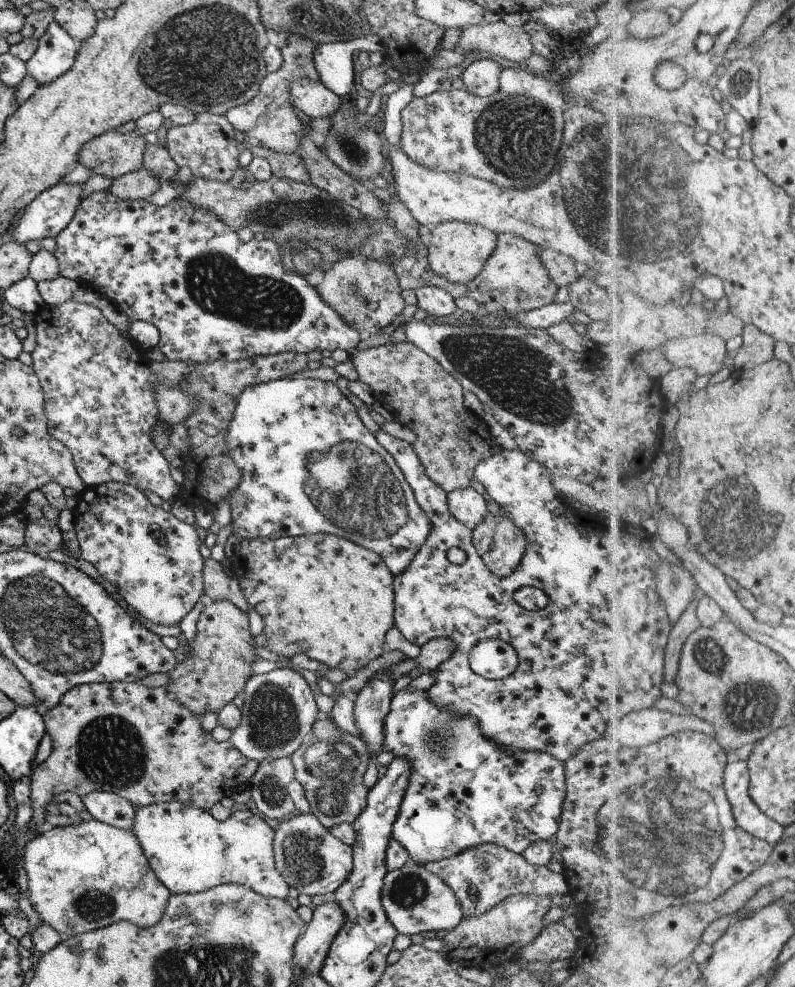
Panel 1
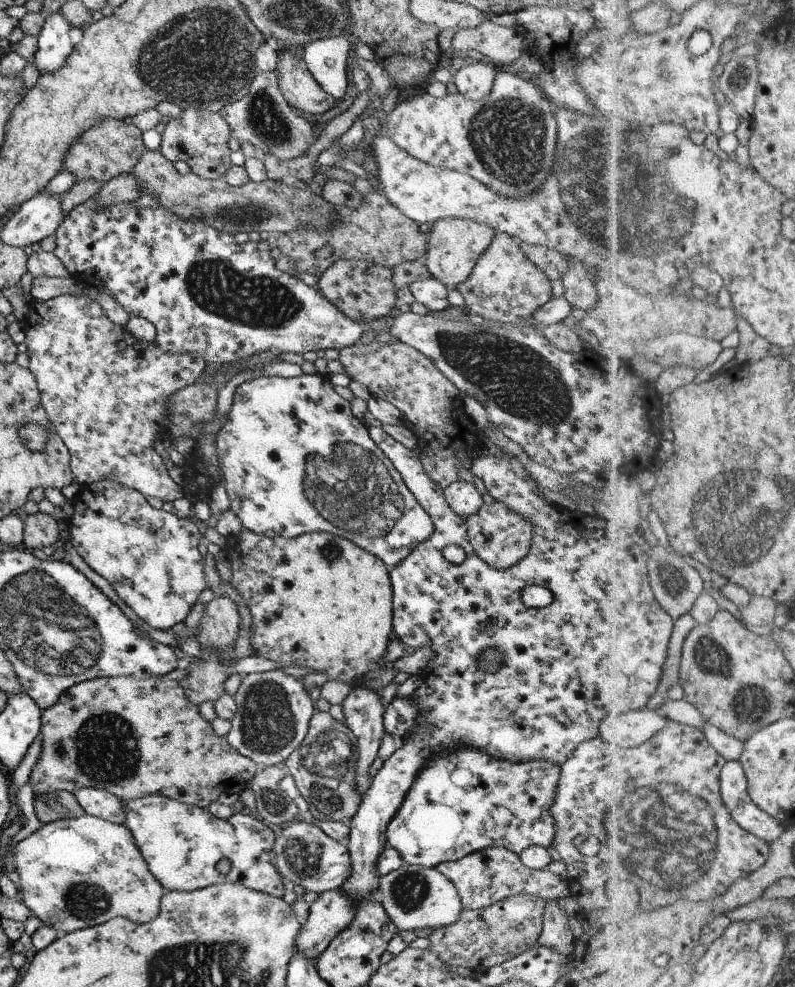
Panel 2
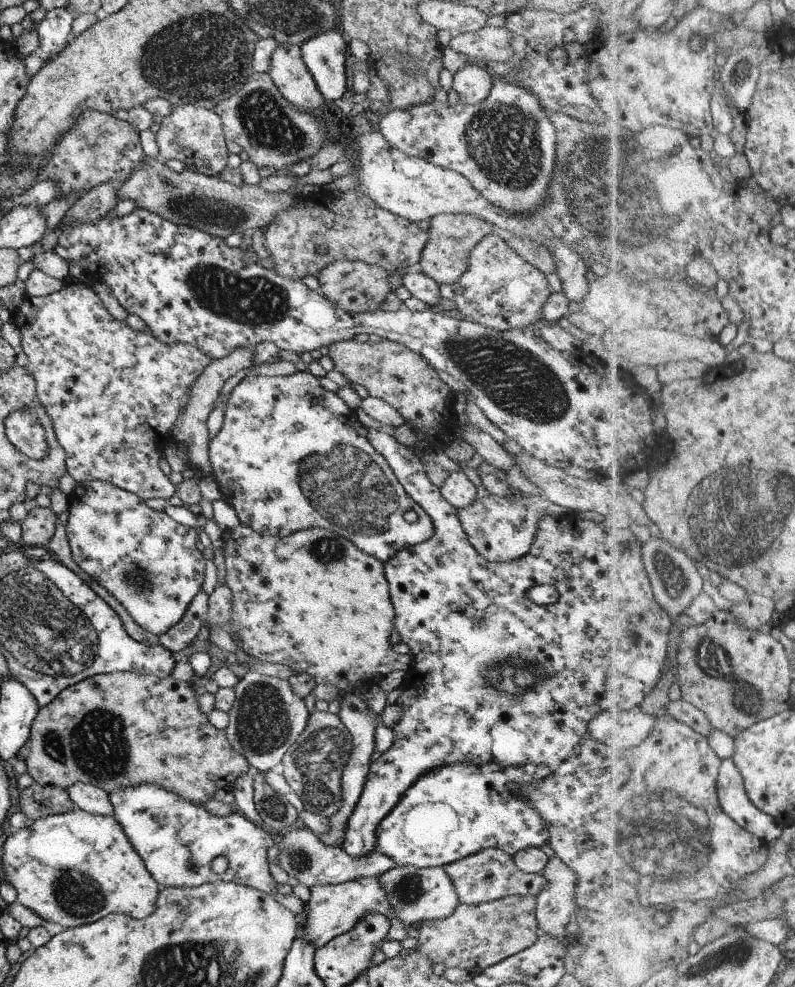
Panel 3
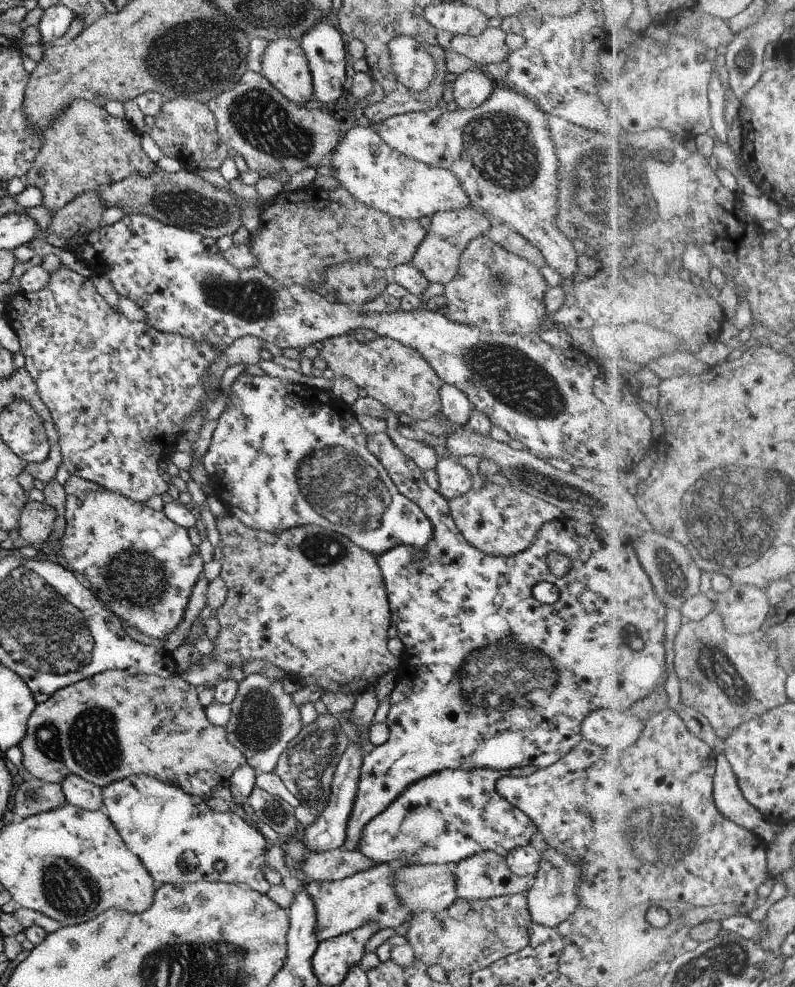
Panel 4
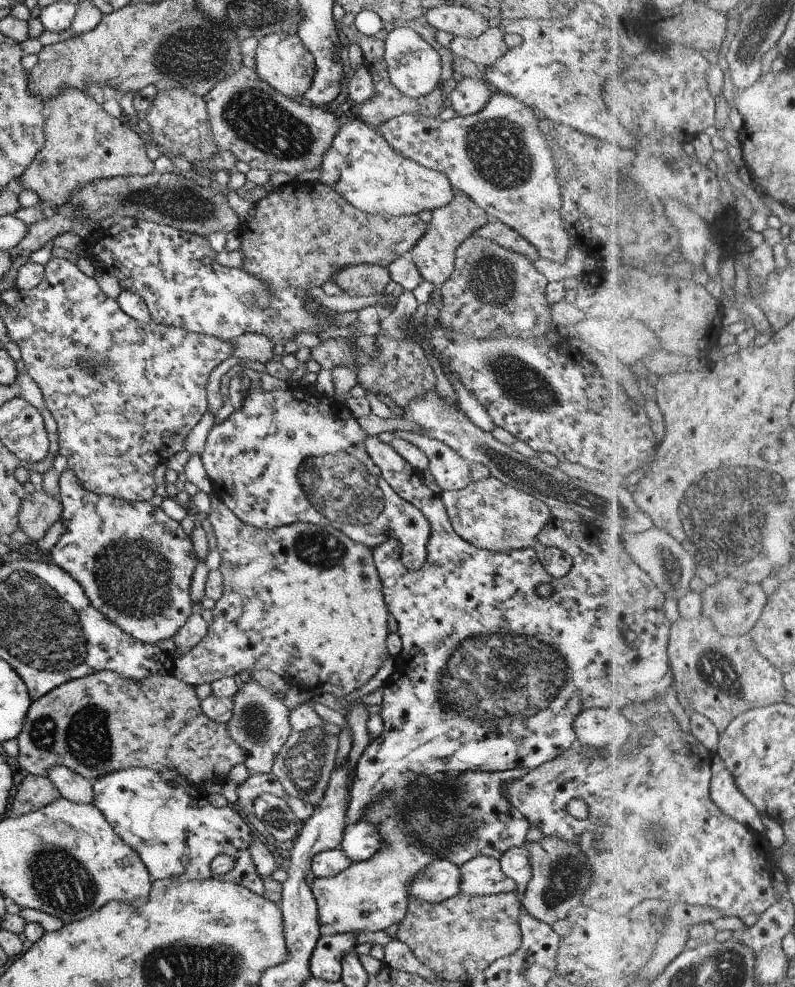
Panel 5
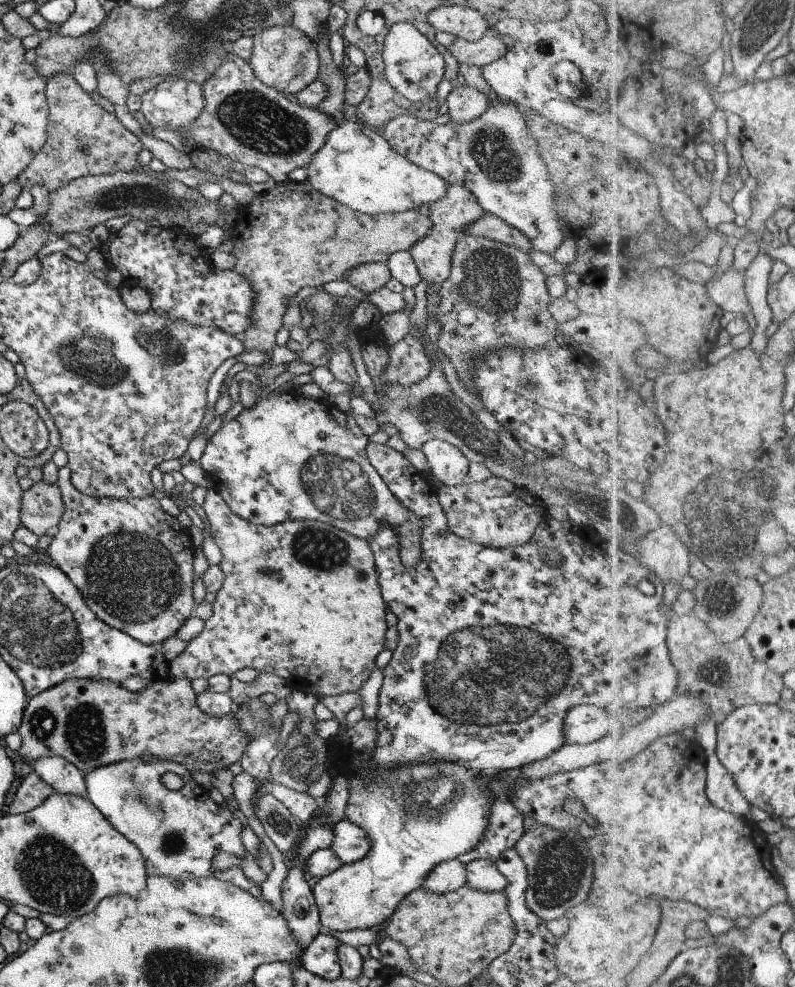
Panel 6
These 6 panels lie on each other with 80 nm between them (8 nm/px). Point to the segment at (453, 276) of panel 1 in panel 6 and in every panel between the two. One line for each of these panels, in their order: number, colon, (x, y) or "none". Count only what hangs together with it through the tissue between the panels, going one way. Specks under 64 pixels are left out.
2: (452, 247)
3: (444, 258)
4: (436, 258)
5: (433, 255)
6: (451, 216)

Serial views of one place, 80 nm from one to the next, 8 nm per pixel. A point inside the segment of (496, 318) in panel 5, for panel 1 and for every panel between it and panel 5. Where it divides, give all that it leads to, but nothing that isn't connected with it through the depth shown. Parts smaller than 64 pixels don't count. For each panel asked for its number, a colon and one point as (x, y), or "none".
1: (513, 280)
2: (504, 287)
3: (500, 290)
4: (496, 291)

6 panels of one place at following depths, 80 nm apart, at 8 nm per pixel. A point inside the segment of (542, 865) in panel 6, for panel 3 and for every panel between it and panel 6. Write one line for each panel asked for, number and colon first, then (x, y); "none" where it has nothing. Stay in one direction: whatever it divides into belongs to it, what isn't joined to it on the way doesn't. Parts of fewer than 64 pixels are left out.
3: (555, 906)
4: (551, 899)
5: (560, 874)

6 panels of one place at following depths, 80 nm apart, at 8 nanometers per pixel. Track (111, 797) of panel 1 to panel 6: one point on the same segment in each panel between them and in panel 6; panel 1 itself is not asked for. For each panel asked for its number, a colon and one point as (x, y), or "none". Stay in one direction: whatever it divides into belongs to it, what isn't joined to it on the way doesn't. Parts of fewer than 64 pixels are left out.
2: (97, 802)
3: (88, 798)
4: (78, 792)
5: (71, 786)
6: (63, 777)

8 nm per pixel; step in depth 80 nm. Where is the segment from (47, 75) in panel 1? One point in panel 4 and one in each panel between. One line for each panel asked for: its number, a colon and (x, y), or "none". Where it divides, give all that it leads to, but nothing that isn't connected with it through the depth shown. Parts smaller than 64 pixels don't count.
2: (52, 42)
3: (51, 30)
4: (53, 23)

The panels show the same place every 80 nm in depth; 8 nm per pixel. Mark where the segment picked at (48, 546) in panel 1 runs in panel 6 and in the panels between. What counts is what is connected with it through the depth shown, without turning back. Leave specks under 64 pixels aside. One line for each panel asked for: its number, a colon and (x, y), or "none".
2: (39, 530)
3: (36, 529)
4: (35, 521)
5: (37, 512)
6: (41, 506)

